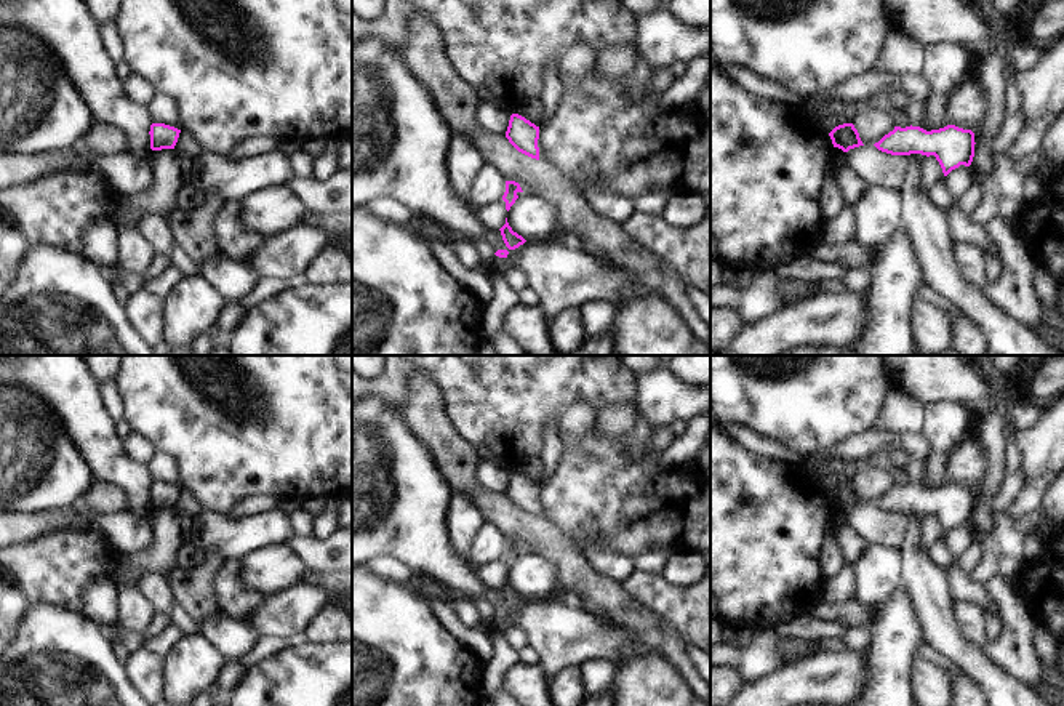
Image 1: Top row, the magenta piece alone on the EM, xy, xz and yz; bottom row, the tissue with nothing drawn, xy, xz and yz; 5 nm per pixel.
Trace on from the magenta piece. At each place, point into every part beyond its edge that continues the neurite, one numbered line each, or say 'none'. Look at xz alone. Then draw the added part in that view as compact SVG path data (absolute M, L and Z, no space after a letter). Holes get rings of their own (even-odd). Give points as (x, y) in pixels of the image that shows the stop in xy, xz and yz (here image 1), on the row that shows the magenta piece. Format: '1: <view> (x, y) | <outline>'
1: xz (500, 266) | M493 256L493 261L490 267L486 269L488 272L504 275L509 271L510 264L506 258Z

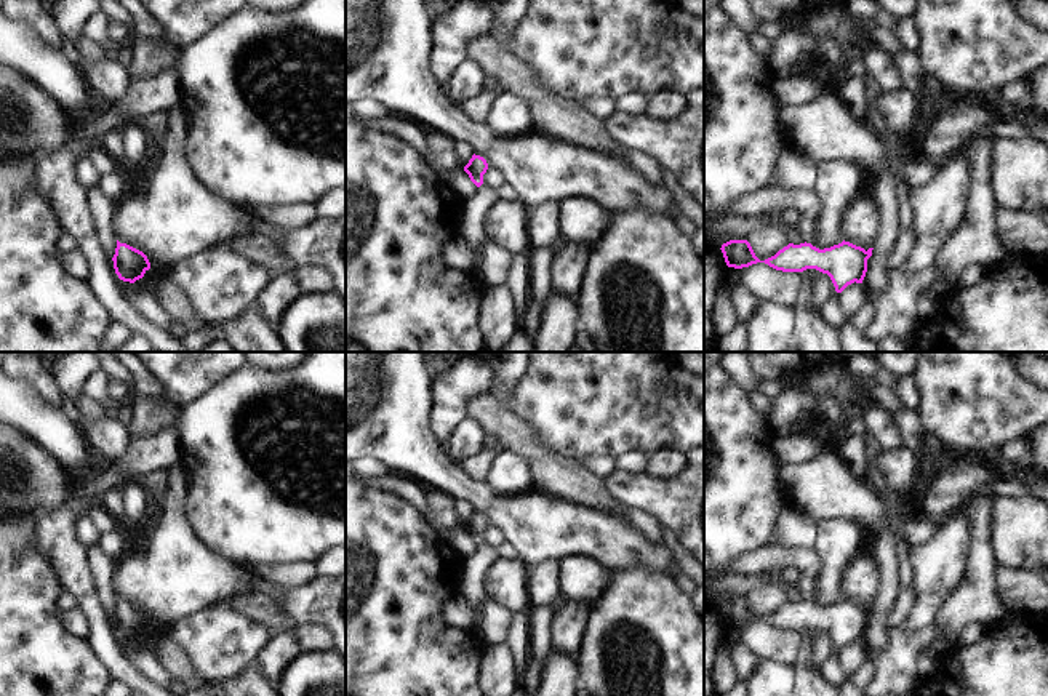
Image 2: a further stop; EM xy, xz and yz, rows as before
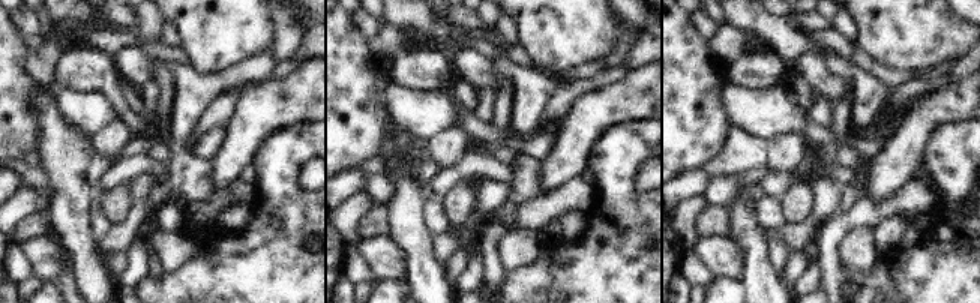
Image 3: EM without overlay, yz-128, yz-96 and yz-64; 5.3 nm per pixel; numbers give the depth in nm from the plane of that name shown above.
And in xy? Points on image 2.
none

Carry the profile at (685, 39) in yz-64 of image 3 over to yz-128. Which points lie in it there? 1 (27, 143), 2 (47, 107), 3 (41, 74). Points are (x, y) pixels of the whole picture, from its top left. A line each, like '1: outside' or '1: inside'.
1: inside
2: outside
3: outside

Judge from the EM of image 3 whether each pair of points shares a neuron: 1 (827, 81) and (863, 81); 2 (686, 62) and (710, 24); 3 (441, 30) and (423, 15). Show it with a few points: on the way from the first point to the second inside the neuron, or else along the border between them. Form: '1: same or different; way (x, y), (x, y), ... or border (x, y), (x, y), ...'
1: different; border (823, 59), (835, 74), (850, 83), (853, 93)
2: different; border (692, 15), (694, 26), (707, 39)
3: same; way (437, 29), (428, 20)

